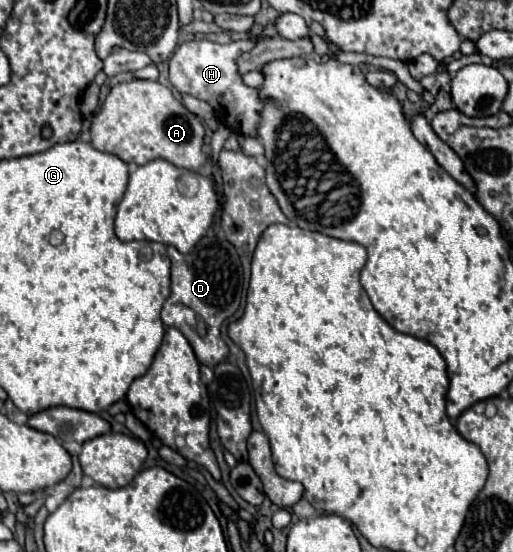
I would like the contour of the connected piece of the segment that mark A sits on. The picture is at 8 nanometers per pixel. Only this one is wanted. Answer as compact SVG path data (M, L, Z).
M133 79L129 83L115 85L91 123L93 147L97 151L117 155L129 165L145 165L151 159L165 159L177 167L199 171L207 163L203 137L205 127L201 121L159 81Z

